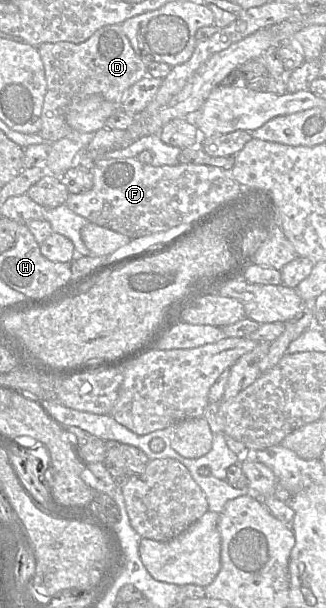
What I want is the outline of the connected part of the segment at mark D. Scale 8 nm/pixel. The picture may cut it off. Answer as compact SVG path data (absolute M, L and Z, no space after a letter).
M119 24L99 28L82 43L46 42L39 45L38 50L44 63L47 81L39 134L49 143L67 137L74 131L66 121L66 112L72 103L98 94L120 105L124 92L147 75L145 64L133 50Z

